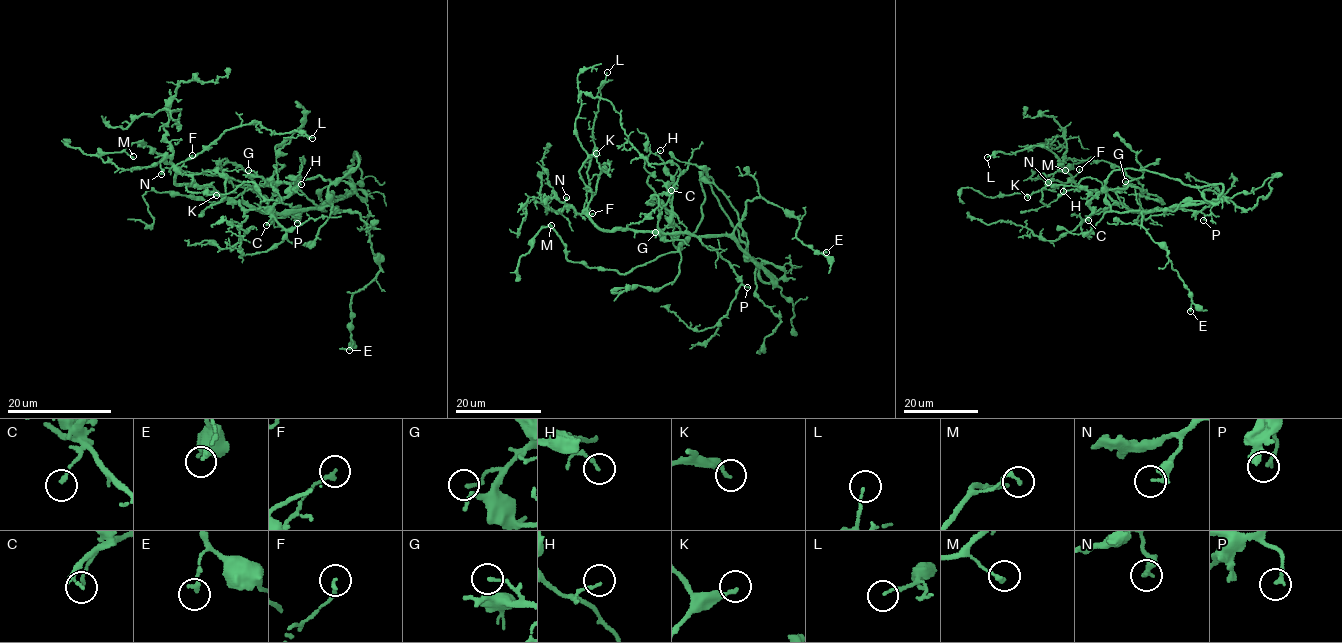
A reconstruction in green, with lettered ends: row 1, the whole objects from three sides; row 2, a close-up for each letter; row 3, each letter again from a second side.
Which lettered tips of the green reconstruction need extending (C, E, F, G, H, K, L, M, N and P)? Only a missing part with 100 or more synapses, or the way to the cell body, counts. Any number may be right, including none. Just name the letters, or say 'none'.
none

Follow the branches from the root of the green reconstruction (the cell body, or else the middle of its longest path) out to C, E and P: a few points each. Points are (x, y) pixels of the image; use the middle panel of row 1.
C: (733, 208), (738, 225), (731, 233), (691, 236), (664, 233), (657, 224), (660, 209), (671, 190)
E: (733, 208), (740, 220), (748, 200), (761, 197), (798, 216), (798, 239), (815, 251), (826, 252)
P: (733, 208), (738, 225), (731, 233), (701, 236), (700, 240), (706, 246), (715, 248), (747, 287)

